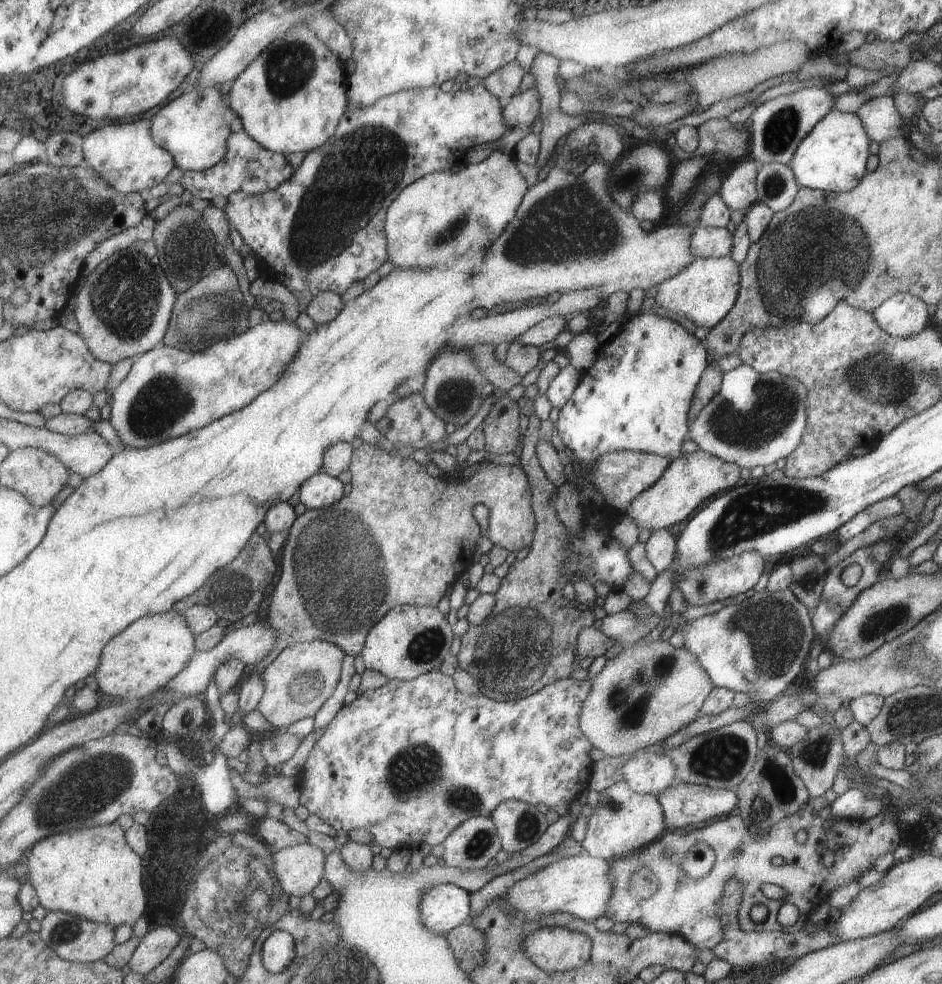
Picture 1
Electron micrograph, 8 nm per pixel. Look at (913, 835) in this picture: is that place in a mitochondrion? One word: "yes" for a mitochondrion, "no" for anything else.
no

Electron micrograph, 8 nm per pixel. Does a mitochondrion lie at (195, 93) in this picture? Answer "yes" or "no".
no

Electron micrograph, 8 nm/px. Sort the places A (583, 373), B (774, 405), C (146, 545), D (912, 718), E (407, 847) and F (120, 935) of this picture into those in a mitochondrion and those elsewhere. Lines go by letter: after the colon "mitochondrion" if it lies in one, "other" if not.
A: other
B: mitochondrion
C: other
D: mitochondrion
E: other
F: other

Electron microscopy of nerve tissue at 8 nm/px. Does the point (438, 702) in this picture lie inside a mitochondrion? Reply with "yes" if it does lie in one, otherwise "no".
no

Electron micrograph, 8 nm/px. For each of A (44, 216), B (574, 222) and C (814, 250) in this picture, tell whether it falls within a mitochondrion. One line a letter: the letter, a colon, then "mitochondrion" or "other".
A: mitochondrion
B: mitochondrion
C: mitochondrion

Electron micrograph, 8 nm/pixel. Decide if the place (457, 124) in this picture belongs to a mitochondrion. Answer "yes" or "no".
no

